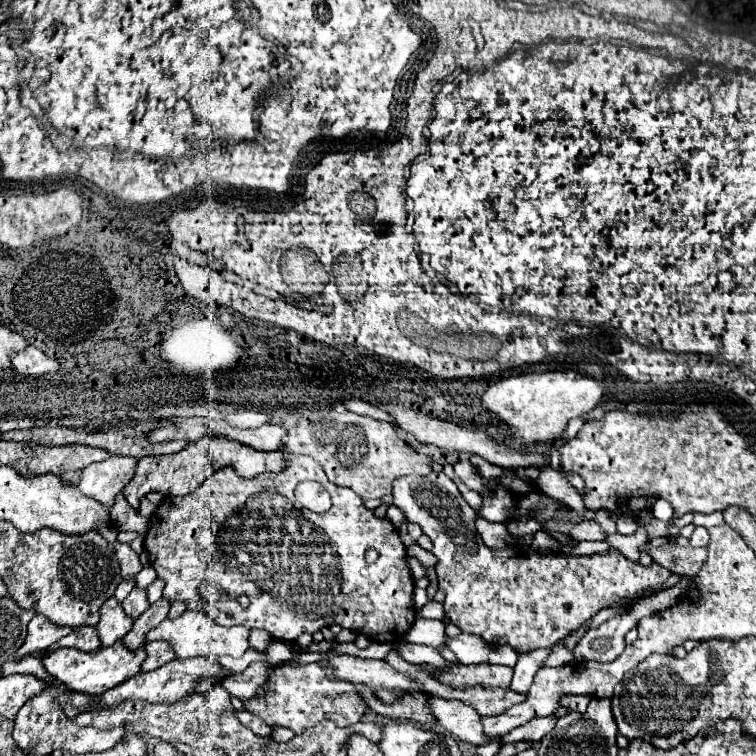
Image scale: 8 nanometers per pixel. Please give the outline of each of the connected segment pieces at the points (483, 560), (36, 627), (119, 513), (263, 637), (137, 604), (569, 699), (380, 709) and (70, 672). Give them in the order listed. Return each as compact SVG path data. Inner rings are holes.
M431 473L431 475L427 475L427 477L419 477L419 475L399 477L399 479L395 479L395 483L393 483L393 497L395 497L393 503L405 513L405 517L407 517L411 523L421 525L423 533L427 533L427 537L431 537L431 541L433 541L433 555L437 557L437 567L435 567L435 571L437 571L437 585L439 585L439 589L443 589L445 595L447 595L447 597L445 597L445 603L443 603L447 617L449 617L451 623L457 625L463 633L479 635L479 637L483 637L491 647L509 645L509 647L513 647L517 653L527 653L527 651L533 651L533 649L549 649L555 641L559 641L559 639L571 635L573 631L577 631L577 629L579 629L587 619L591 619L599 609L605 609L605 607L613 607L613 605L617 605L617 603L623 603L623 605L625 605L625 611L623 611L623 613L627 613L627 611L631 609L631 605L635 603L635 601L629 601L629 597L633 597L633 595L637 595L637 593L647 593L647 591L655 593L655 591L659 591L659 589L663 587L663 583L669 581L669 577L673 575L669 569L661 567L661 565L655 563L655 561L651 561L651 565L643 565L643 563L639 563L639 561L631 561L631 559L627 559L619 549L609 549L607 553L581 555L581 557L579 557L579 555L563 555L563 553L537 553L537 551L531 549L529 545L513 545L513 547L505 547L505 549L491 549L491 547L487 547L487 545L479 539L479 533L477 533L475 527L473 527L473 515L477 515L477 513L467 505L467 501L465 501L463 495L459 493L457 485L455 485L445 473Z
M35 615L29 623L27 639L15 653L15 659L23 659L25 655L49 651L53 647L53 643L57 643L61 637L65 637L71 629L73 627L59 627L59 625L51 623L49 619L45 619L43 615Z
M121 491L115 497L115 505L111 509L111 523L117 531L137 531L137 533L145 533L149 521L145 517L141 517L123 497Z
M251 629L251 631L249 631L249 645L255 647L255 649L261 649L261 651L263 651L269 639L271 639L271 637L267 635L267 631L259 631L259 629Z
M133 589L121 605L123 605L125 613L135 621L143 611L147 611L147 607L149 607L151 603L147 601L147 593L145 593L143 589Z
M565 695L563 699L561 699L561 705L563 707L569 707L571 711L583 711L583 709L587 709L587 705L589 705L589 697L583 697L583 695Z
M357 685L357 693L365 699L365 703L377 711L379 715L391 717L391 719L399 719L399 721L411 721L411 723L419 723L419 725L431 725L435 723L435 715L429 713L427 707L427 697L421 697L421 693L411 691L405 695L405 699L399 699L391 705L383 705L381 701L373 699L373 689L365 687L365 685Z
M117 641L115 645L101 647L95 653L81 653L77 649L57 649L57 651L51 651L47 655L43 655L41 661L43 661L45 671L49 675L53 675L55 679L59 679L63 685L67 685L71 691L101 695L103 691L107 691L107 689L127 681L135 673L139 673L143 659L145 659L143 647L139 647L137 651L131 653L121 641Z

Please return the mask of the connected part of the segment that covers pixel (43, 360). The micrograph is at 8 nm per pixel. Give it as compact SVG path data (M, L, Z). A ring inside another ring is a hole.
M31 345L23 353L13 355L11 363L23 375L47 375L57 373L61 369L61 363L57 359L49 359L41 349Z

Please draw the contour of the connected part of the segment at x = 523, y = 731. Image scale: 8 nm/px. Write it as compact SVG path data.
M555 715L549 717L535 717L531 721L527 721L523 727L513 729L511 733L503 735L501 743L517 743L517 741L531 741L531 743L539 743L557 723Z

